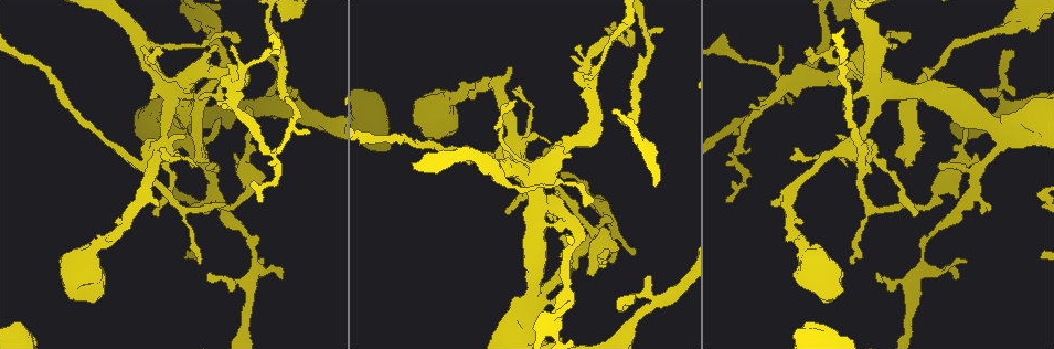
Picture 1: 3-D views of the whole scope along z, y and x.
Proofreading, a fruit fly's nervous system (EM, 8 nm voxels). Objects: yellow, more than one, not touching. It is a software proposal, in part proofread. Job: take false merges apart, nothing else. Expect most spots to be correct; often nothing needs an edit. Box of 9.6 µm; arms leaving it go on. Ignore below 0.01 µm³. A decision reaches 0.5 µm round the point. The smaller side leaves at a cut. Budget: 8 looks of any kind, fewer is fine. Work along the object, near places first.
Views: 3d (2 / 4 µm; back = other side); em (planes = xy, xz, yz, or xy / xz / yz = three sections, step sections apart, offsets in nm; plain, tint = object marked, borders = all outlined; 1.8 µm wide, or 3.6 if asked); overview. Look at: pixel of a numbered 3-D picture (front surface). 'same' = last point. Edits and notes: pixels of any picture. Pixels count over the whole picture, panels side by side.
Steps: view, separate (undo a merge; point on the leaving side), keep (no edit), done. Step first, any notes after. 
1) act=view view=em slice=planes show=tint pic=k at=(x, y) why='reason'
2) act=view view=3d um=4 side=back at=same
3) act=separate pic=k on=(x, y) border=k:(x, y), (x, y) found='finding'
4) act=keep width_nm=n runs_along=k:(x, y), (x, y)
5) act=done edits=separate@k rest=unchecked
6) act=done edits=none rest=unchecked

act=view view=3d um=2 pic=1 at=(732, 156)

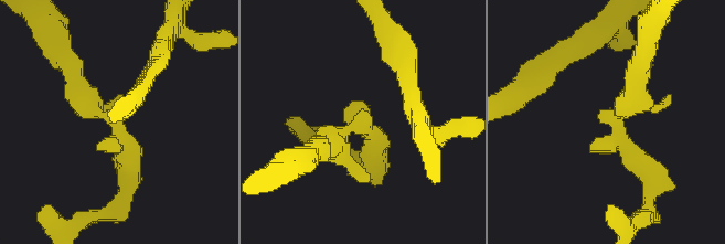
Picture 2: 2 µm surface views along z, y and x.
act=view view=em slice=yz step=8 show=tint pic=2 at=(353, 122) why='shape alone is not enough'

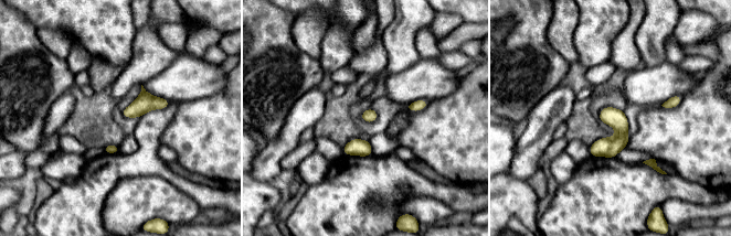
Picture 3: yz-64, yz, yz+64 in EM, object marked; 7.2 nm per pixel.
act=view view=em slice=planes show=tint at=same why='cut it another way'

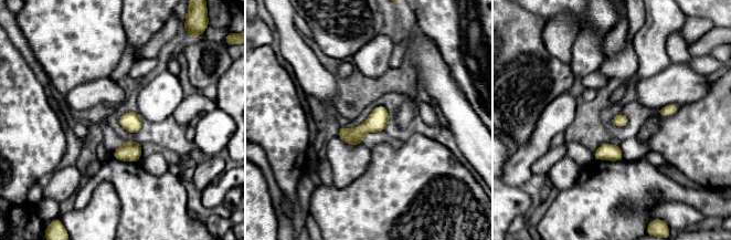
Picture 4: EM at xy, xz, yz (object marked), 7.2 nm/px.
act=keep found='all the same neuron'

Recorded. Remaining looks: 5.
act=view view=em slice=planes show=tint pic=1 at=(234, 84) why='thick turns thin'

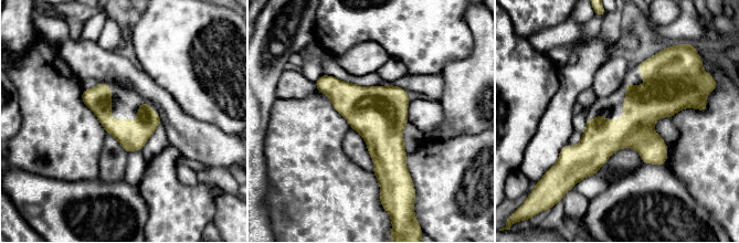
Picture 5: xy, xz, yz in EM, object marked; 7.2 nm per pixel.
act=keep runs_along=5:(683, 103), (562, 154) found='continuous, no second neuron'

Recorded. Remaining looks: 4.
act=view view=em um=3.6 slice=yz step=16 show=tint pic=1 at=(526, 181) why='sudden change in width'

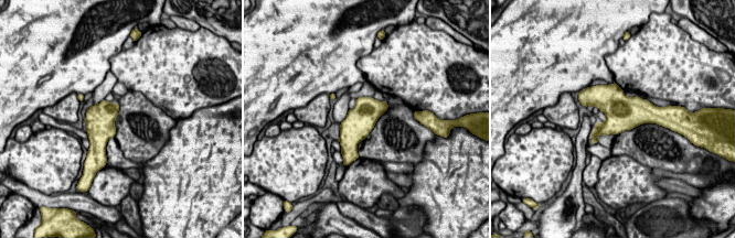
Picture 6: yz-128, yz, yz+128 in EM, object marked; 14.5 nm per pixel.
act=view view=em um=3.6 slice=planes show=tint at=same

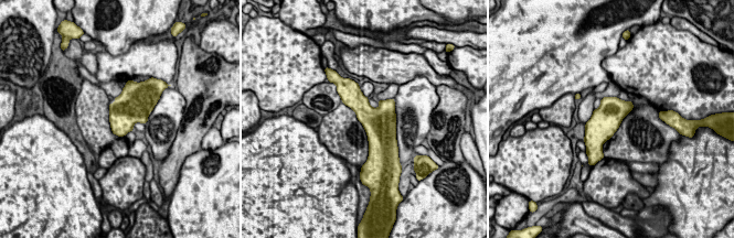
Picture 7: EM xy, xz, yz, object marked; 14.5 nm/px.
act=keep width_nm=380 found='all the same neuron'

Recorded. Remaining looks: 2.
act=view view=3d um=4 pic=1 at=(198, 13) why='sharp bend'

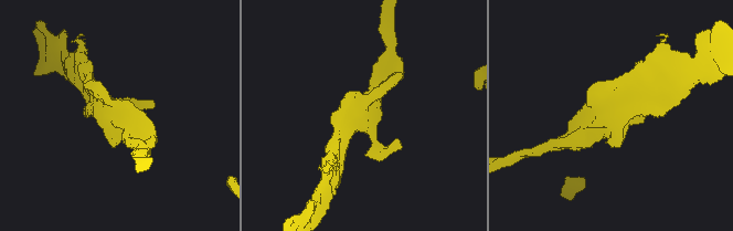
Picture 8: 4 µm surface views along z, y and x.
act=view view=em slice=planes show=tint pic=8 at=(365, 110)

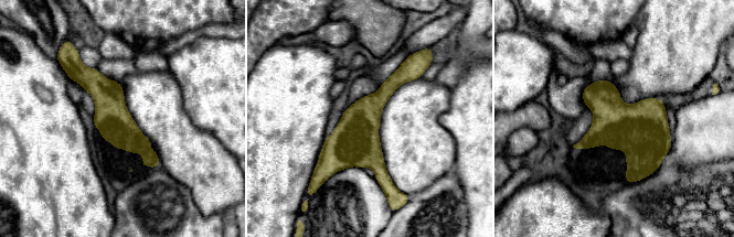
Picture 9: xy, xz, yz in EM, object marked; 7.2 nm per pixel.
act=keep runs_along=9:(81, 67), (155, 164) found='one neuron here'

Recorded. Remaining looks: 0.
act=done edits=none rest=unchecked

